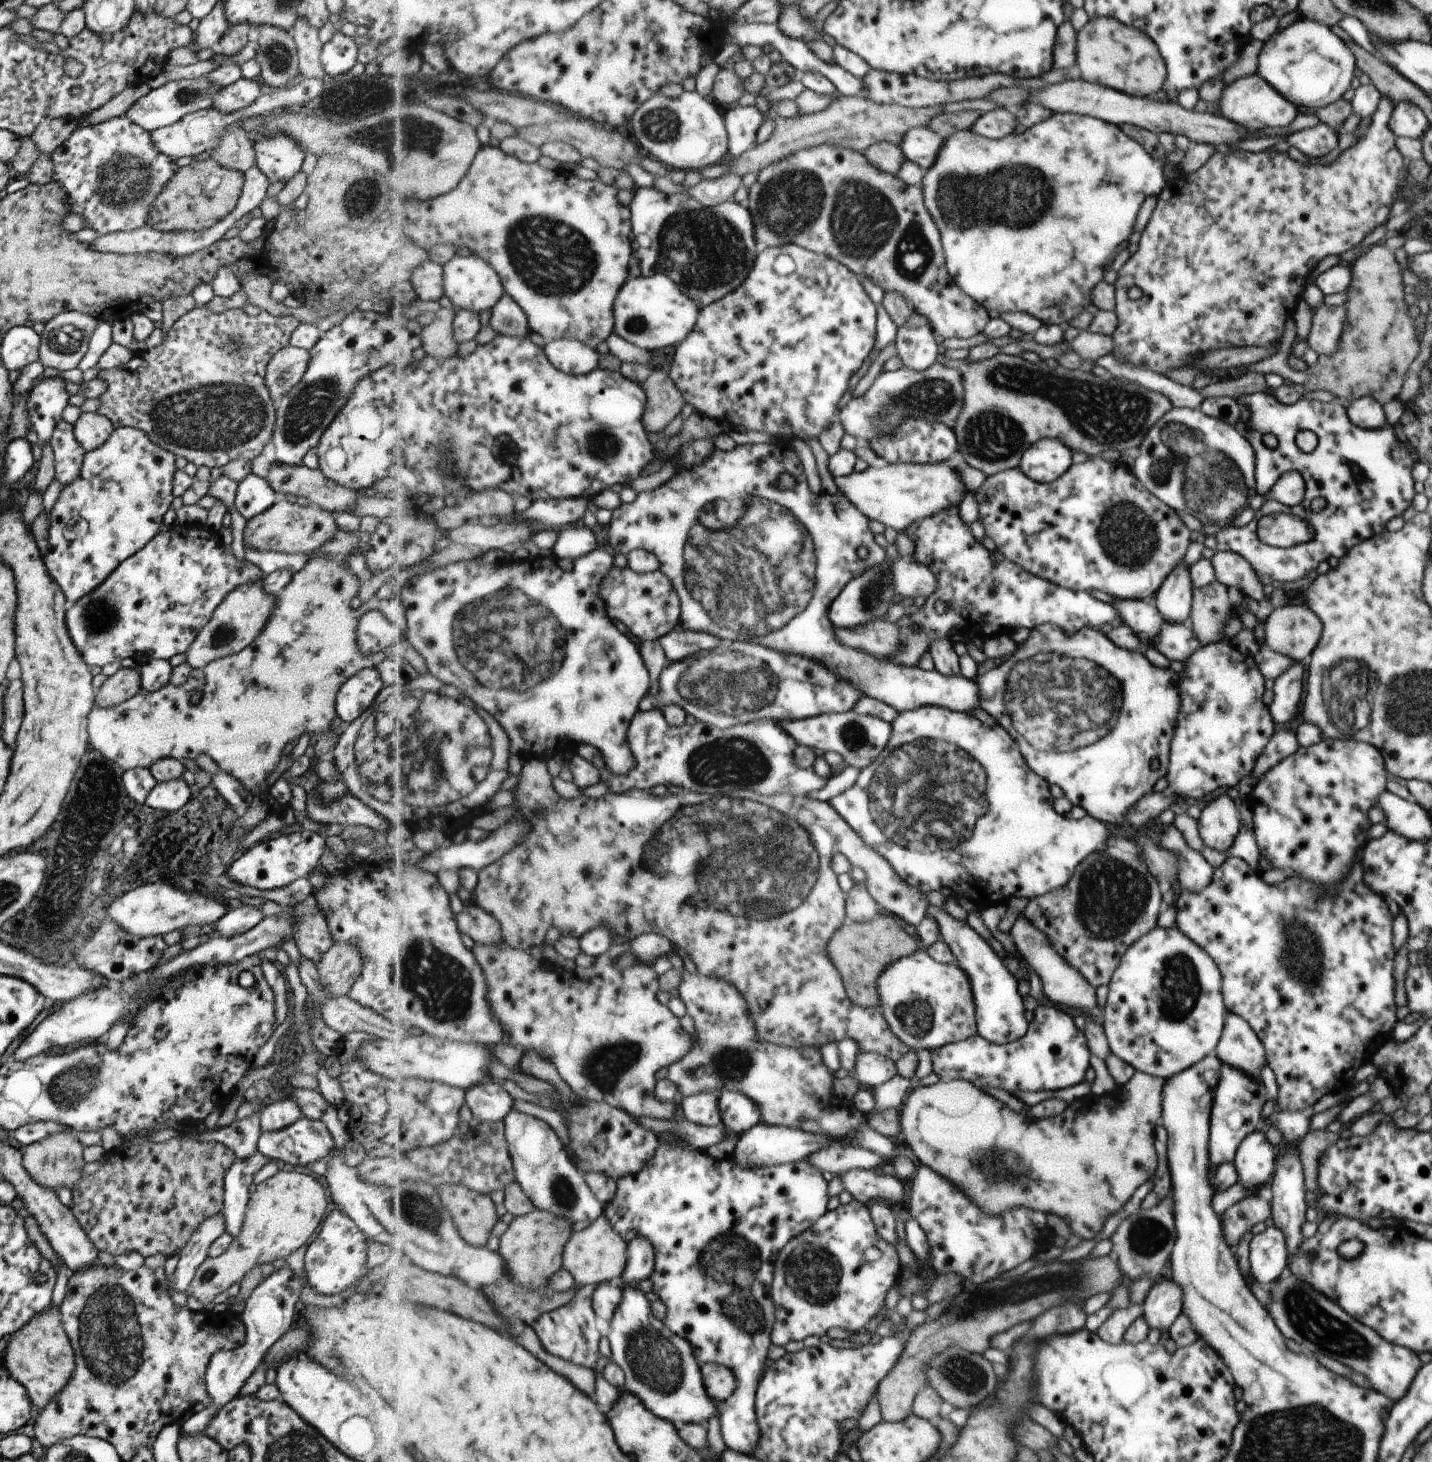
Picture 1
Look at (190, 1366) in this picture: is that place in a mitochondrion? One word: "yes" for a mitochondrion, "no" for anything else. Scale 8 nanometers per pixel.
no

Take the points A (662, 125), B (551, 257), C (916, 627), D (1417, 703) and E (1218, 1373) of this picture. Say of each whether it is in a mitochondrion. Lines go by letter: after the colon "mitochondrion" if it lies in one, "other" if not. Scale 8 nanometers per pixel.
A: mitochondrion
B: mitochondrion
C: other
D: mitochondrion
E: other

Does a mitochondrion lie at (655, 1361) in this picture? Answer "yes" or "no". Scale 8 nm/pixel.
yes

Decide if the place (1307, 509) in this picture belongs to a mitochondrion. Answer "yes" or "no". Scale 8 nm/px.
no

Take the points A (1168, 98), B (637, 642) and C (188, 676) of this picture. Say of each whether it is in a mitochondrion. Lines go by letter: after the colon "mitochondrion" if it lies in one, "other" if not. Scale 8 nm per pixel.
A: other
B: other
C: other

